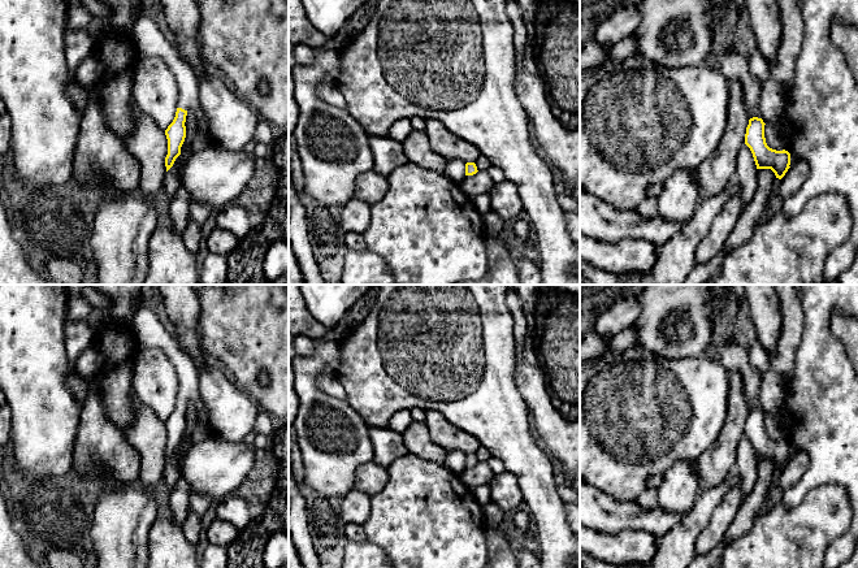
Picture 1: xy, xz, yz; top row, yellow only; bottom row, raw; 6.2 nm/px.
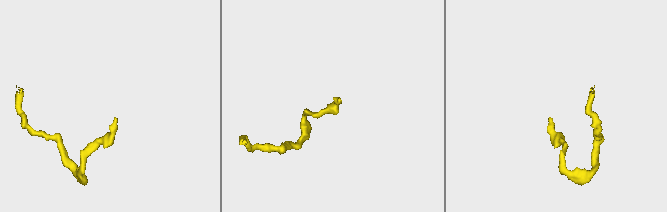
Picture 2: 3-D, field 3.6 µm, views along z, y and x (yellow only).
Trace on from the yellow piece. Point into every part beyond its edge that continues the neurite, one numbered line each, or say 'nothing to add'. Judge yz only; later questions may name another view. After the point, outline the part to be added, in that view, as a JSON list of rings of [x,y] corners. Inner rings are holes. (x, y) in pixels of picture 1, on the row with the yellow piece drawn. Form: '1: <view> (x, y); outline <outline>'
nothing to add

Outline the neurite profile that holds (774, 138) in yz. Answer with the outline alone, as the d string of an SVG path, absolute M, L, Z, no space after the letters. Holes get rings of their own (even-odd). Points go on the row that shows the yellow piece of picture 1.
M766 123L764 138L770 148L776 151L785 149L785 143L779 123Z

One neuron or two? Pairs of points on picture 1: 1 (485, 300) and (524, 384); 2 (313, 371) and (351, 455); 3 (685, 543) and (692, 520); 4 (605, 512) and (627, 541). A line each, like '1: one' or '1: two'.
1: two
2: one
3: one
4: two

